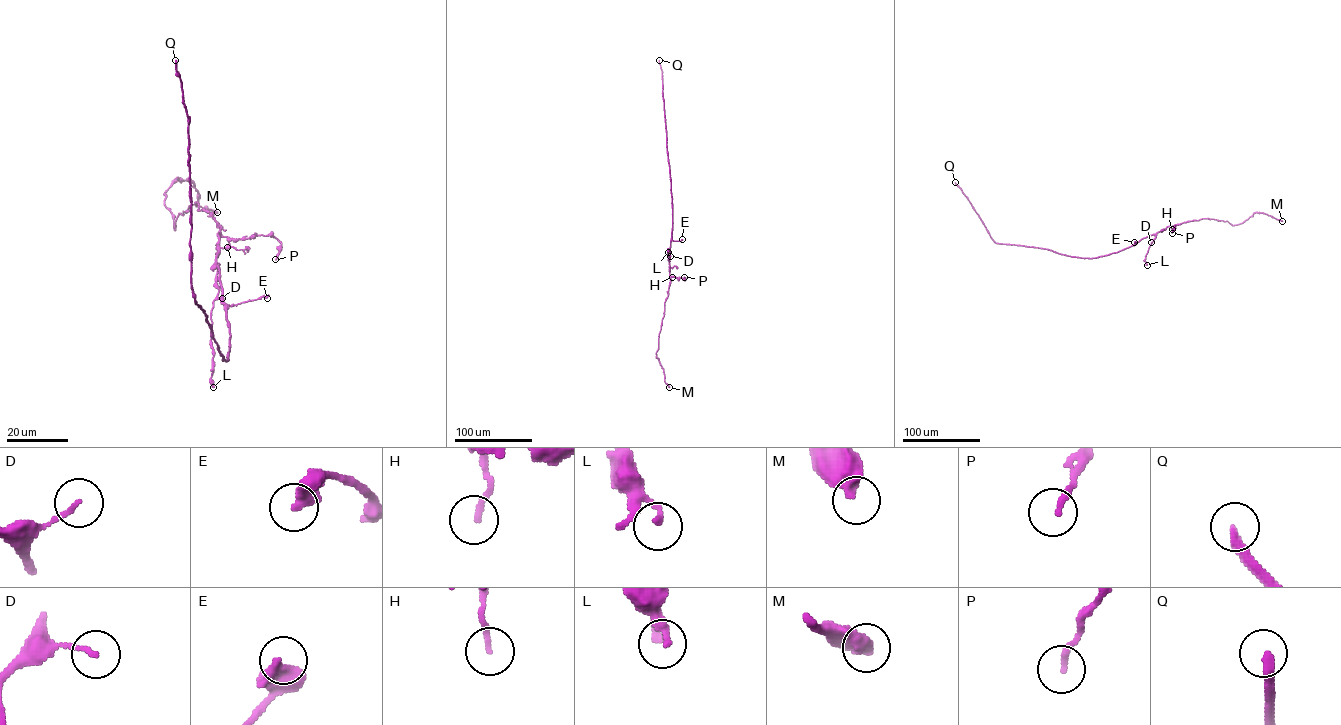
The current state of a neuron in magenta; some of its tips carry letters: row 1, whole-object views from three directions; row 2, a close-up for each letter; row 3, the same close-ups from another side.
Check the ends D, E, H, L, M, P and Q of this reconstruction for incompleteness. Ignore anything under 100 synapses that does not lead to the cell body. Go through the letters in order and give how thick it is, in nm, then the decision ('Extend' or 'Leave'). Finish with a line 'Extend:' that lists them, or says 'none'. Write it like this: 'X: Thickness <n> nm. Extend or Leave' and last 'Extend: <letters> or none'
D: Thickness 130 nm. Leave
E: Thickness 420 nm. Leave
H: Thickness 150 nm. Leave
L: Thickness 180 nm. Leave
M: Thickness 460 nm. Leave
P: Thickness 200 nm. Leave
Q: Thickness 320 nm. Extend
Extend: Q

